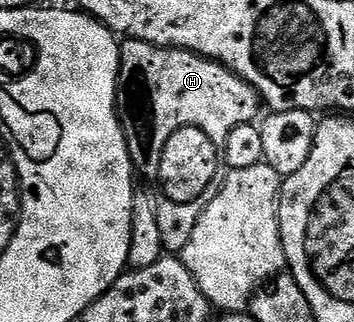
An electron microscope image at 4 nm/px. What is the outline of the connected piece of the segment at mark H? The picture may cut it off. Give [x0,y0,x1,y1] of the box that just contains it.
[119,39,261,170]

